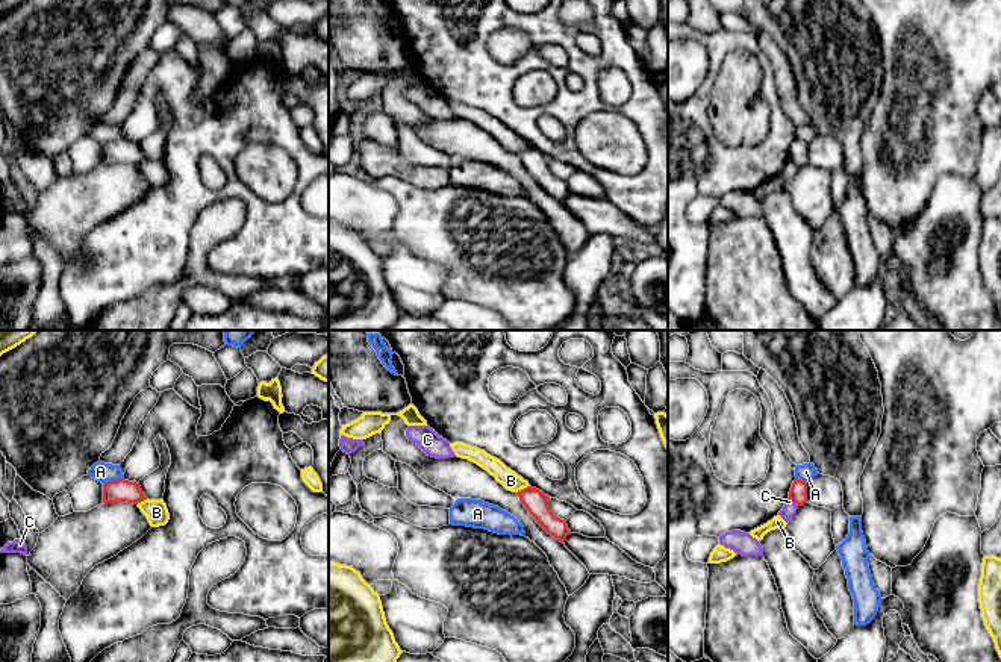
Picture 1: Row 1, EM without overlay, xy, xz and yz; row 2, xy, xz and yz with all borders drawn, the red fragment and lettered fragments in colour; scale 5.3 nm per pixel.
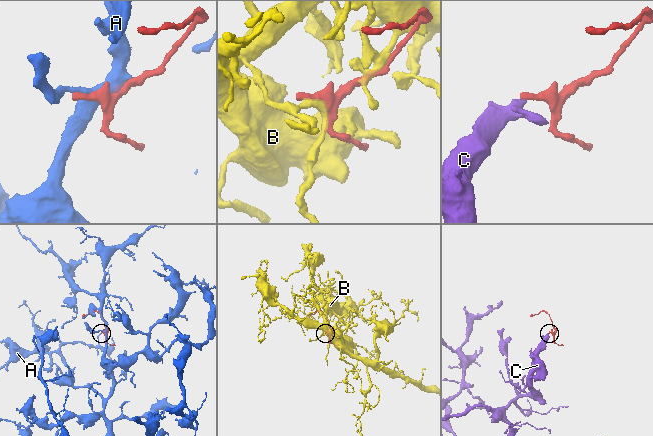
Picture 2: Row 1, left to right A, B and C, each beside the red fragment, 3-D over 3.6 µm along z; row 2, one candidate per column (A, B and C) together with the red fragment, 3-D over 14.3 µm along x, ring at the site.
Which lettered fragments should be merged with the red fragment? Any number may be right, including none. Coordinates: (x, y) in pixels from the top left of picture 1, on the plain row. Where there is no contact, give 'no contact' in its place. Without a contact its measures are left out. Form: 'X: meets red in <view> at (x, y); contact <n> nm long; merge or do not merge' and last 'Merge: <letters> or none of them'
A: meets red in xy at (112, 141); contact 120 nm long; do not merge
B: meets red in xz at (524, 149); contact 80 nm long; do not merge
C: meets red in yz at (794, 161); contact 70 nm long; do not merge
Merge: none of them

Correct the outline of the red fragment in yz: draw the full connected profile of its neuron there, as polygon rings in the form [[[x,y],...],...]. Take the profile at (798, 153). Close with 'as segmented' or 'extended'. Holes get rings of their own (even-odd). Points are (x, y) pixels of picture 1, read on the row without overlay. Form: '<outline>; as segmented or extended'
[[[795,139],[789,151],[789,159],[798,167],[807,164],[807,144],[800,139]]]; as segmented

